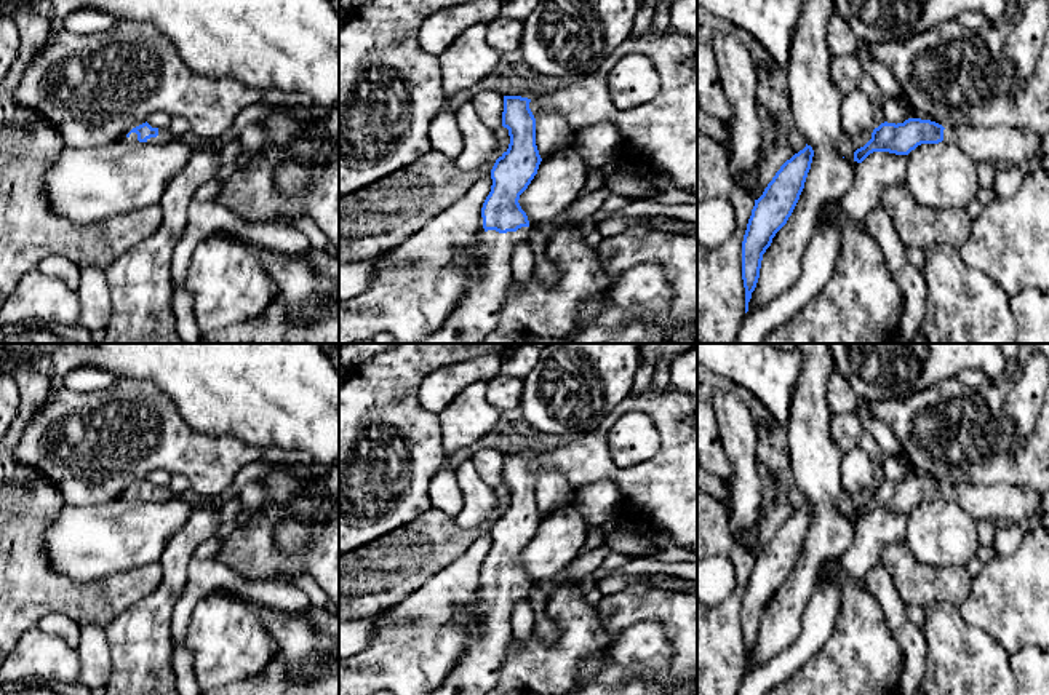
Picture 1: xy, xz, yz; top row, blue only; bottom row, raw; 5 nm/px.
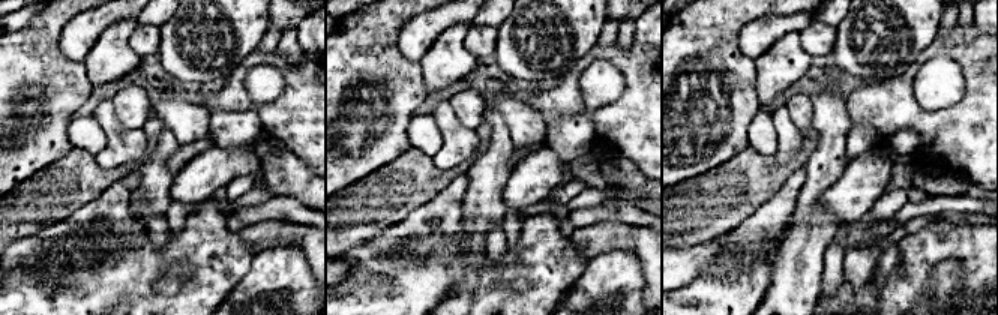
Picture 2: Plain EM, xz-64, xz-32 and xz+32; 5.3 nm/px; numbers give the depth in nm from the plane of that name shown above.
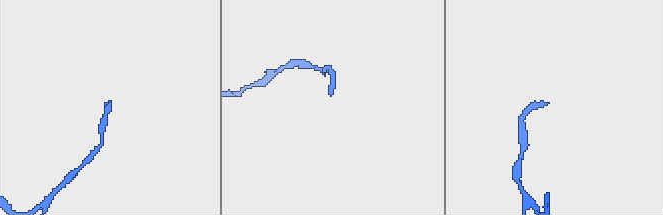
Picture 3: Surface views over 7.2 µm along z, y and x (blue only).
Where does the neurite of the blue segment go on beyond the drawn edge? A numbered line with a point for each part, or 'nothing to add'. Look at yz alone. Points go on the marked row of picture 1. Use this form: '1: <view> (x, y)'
1: yz (1000, 146)

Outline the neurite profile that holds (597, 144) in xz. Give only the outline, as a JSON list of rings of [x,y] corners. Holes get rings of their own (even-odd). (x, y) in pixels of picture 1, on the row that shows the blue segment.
[[[596,123],[574,133],[572,147],[595,169],[612,161],[619,145],[620,134],[612,123]]]

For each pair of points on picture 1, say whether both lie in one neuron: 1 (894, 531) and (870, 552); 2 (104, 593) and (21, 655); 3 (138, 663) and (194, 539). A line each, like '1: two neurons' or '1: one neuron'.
1: one neuron
2: two neurons
3: one neuron

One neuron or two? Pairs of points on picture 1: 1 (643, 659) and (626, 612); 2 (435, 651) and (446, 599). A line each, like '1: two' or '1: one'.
1: two
2: one

